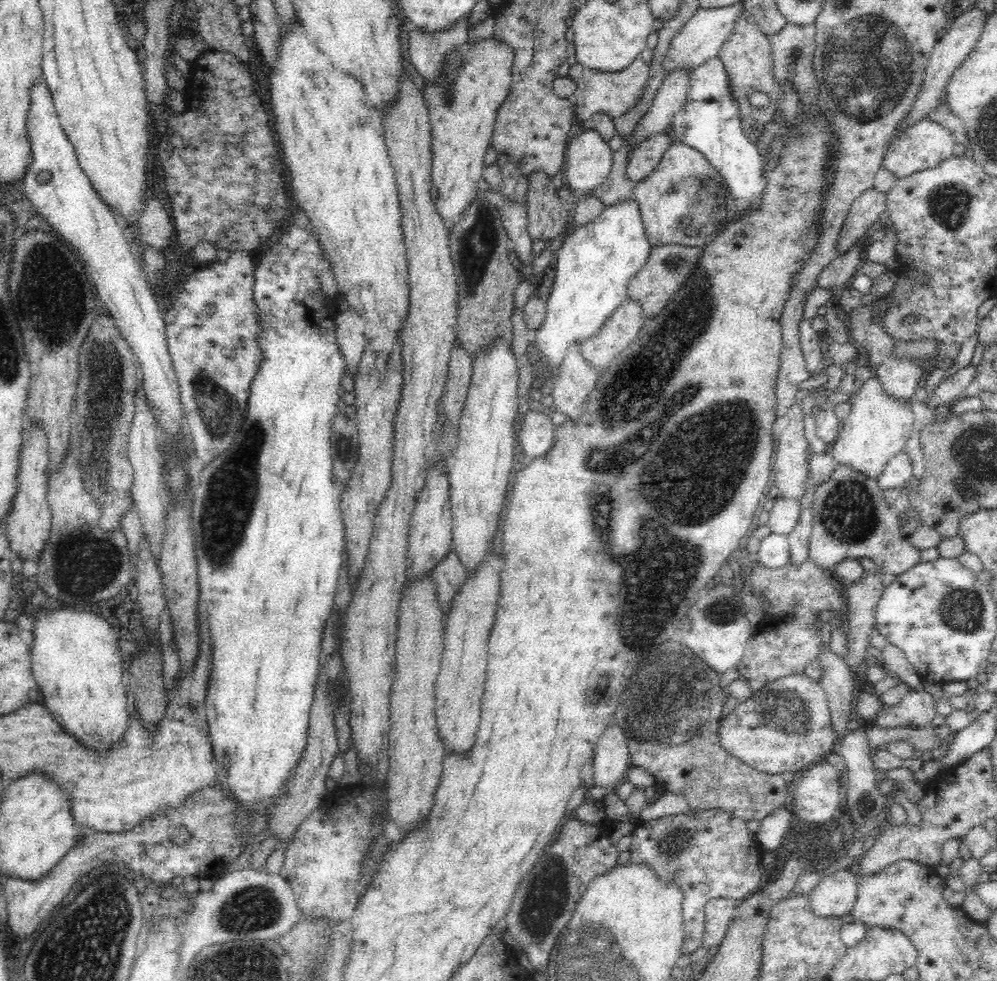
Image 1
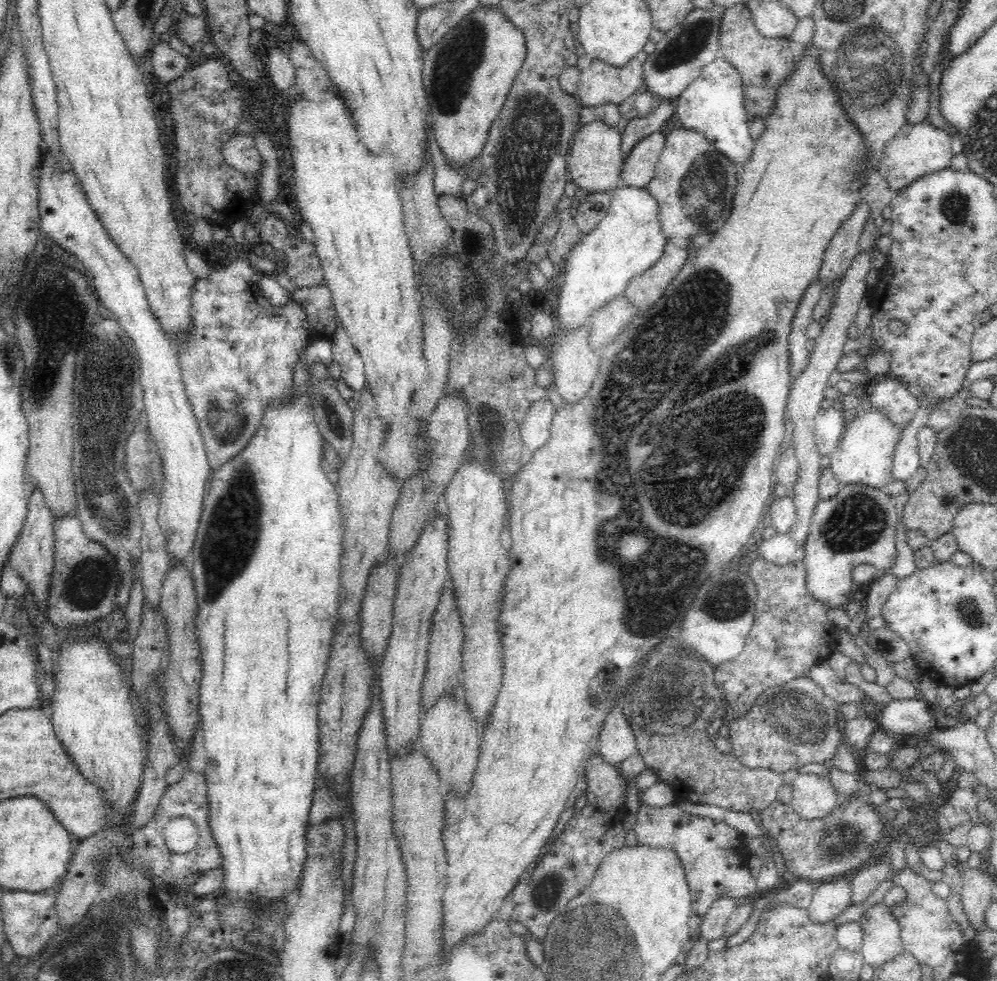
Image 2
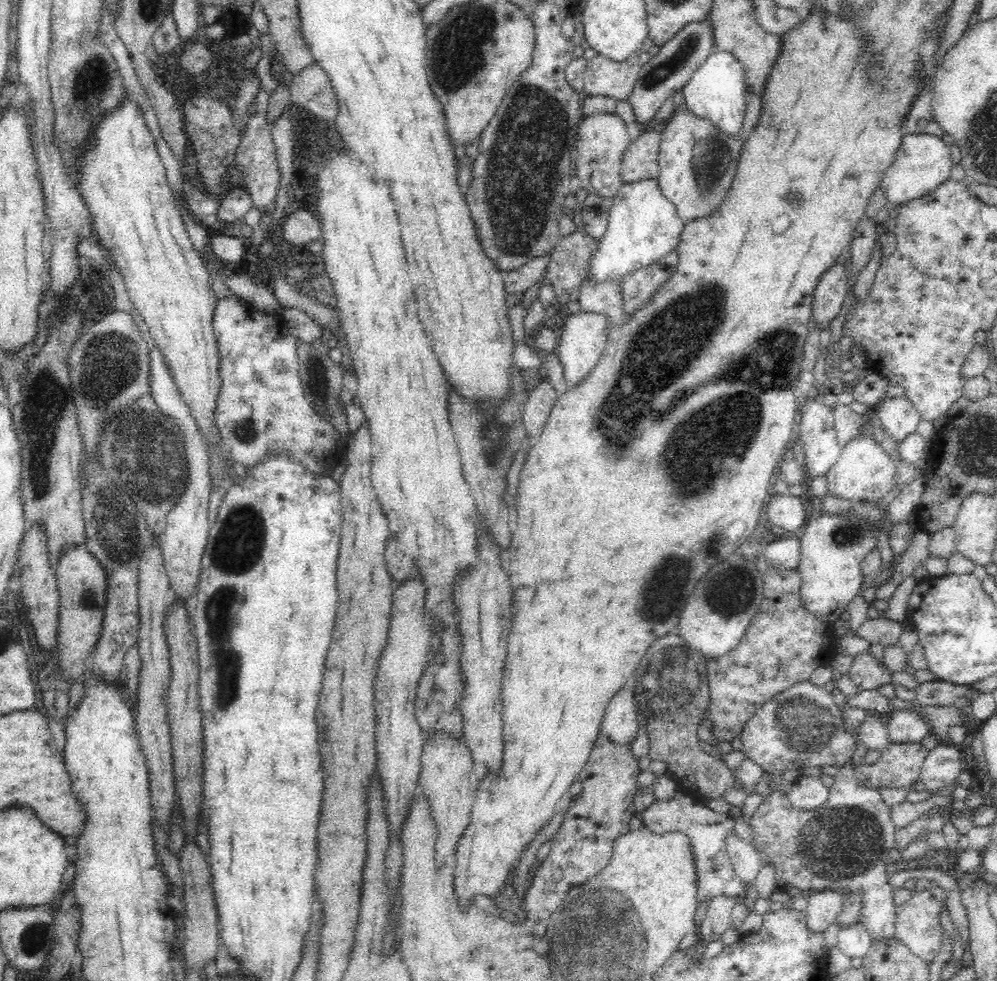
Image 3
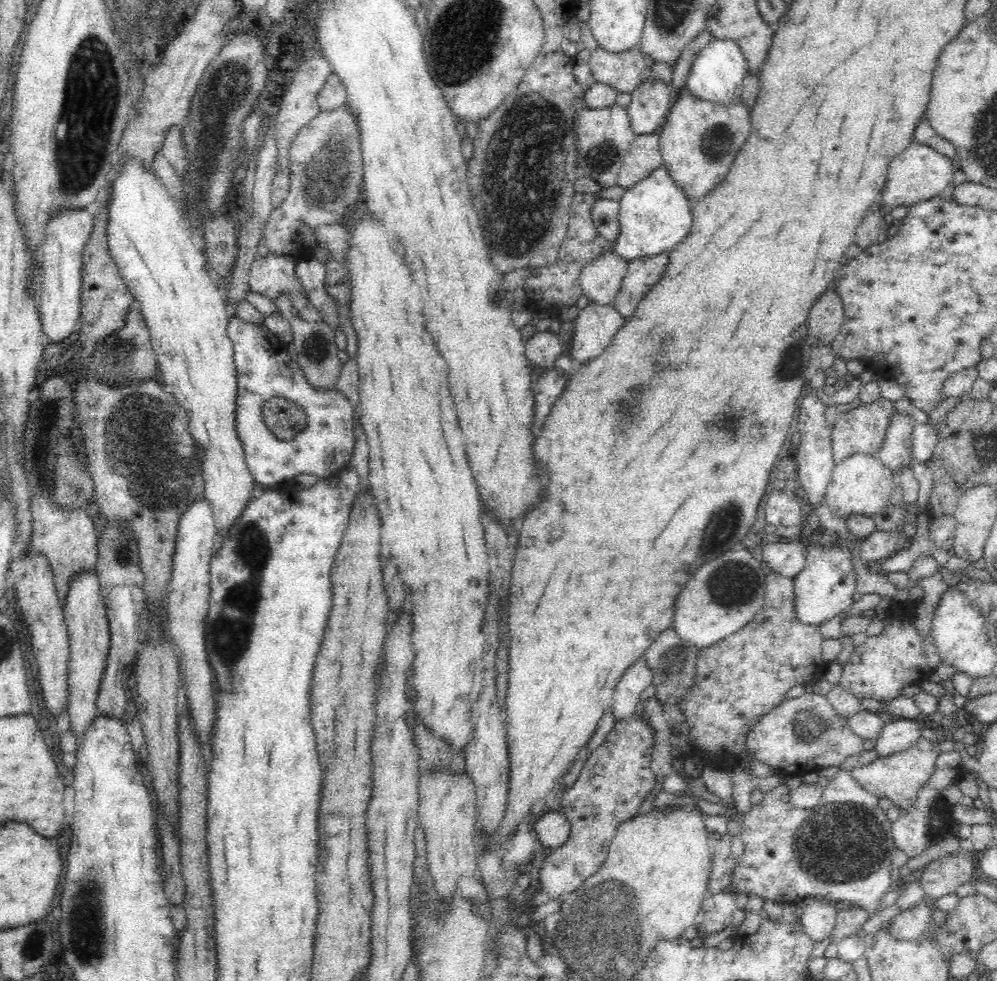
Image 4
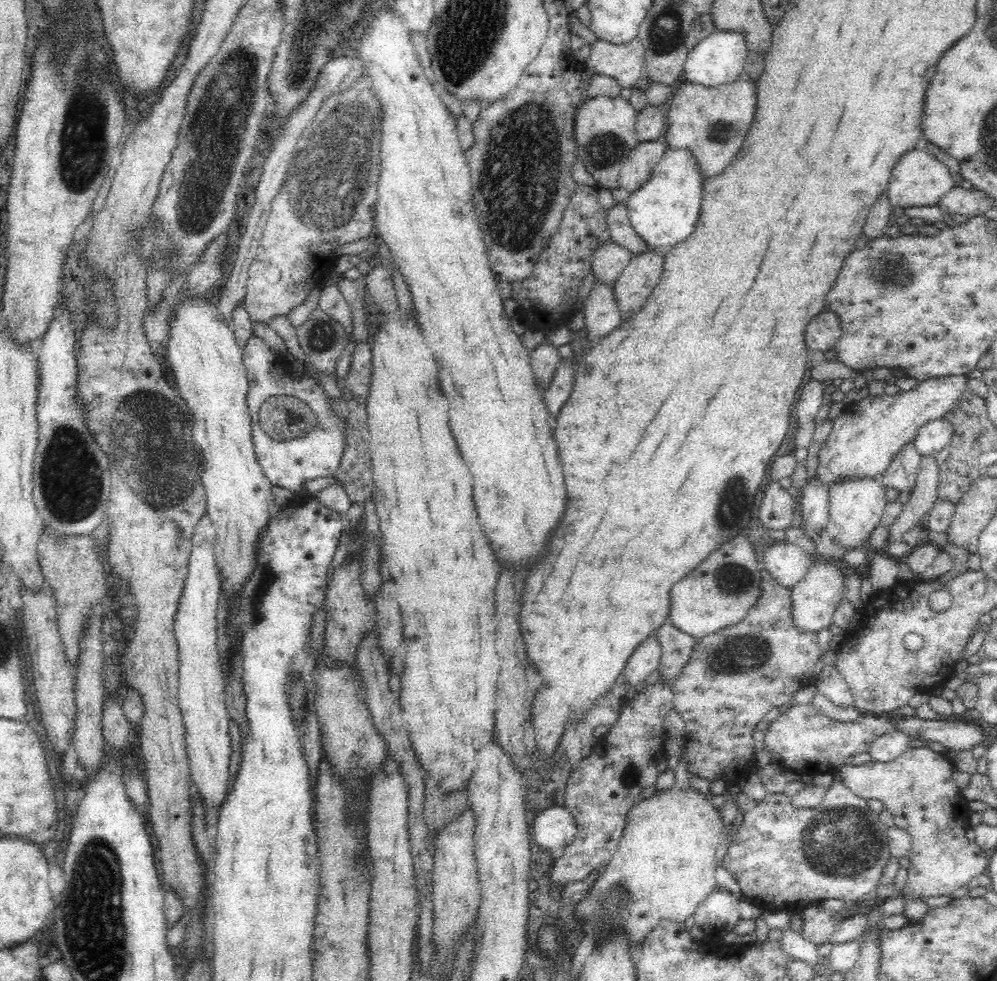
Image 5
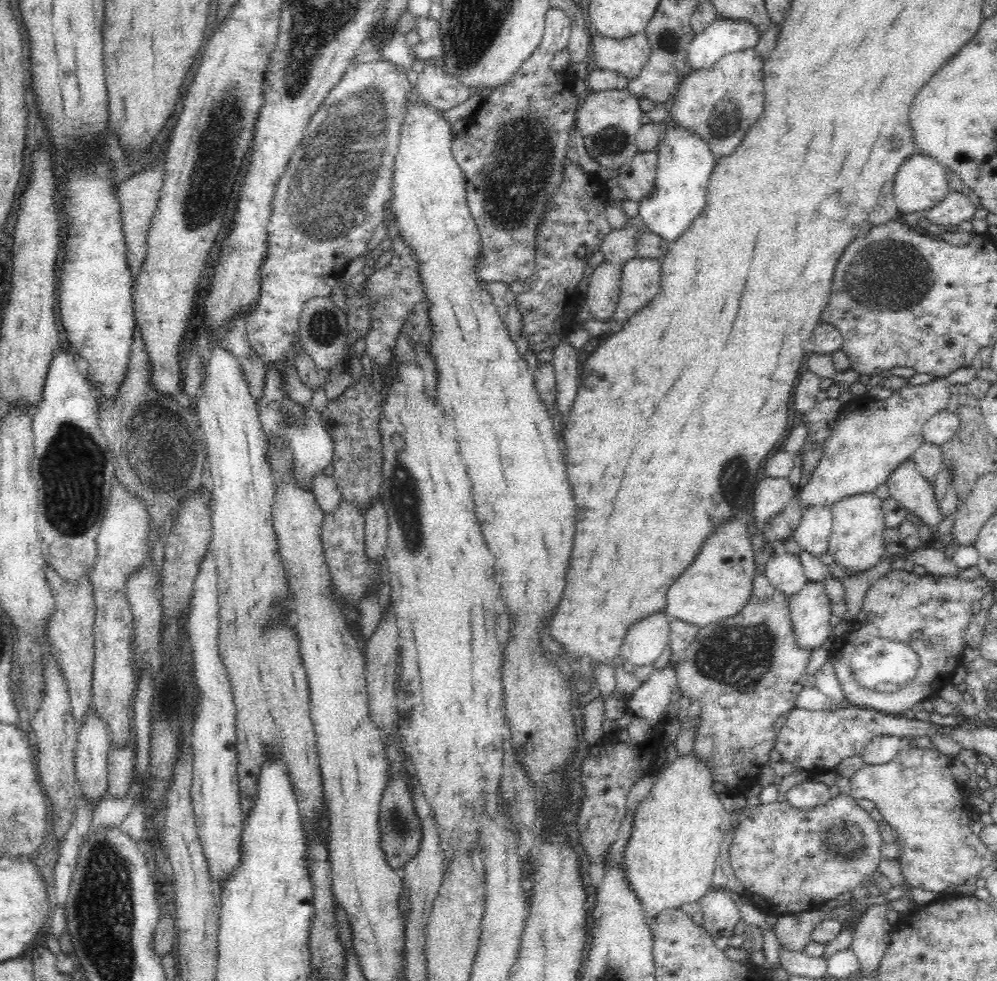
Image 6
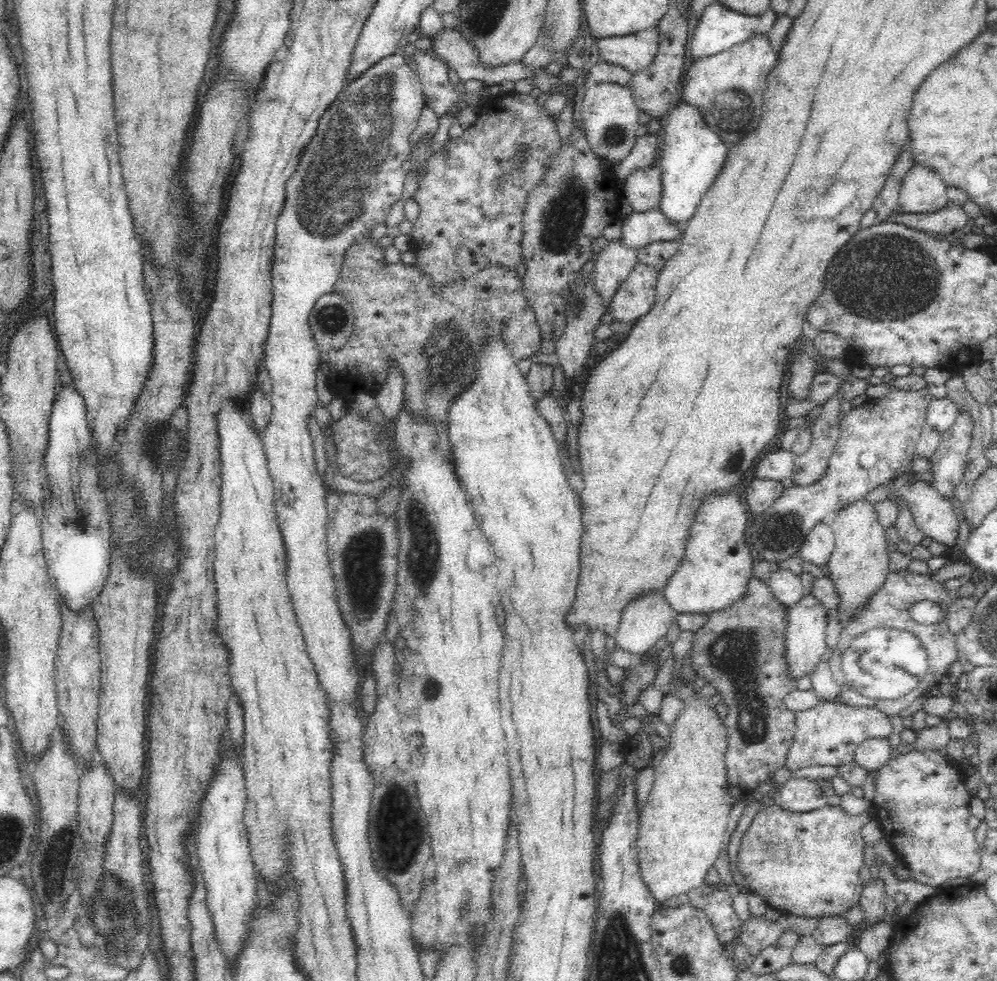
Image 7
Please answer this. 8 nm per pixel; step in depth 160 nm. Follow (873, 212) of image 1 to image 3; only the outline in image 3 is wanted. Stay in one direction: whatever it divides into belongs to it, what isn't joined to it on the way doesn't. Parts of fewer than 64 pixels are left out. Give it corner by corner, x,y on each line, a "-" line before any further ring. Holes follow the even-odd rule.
836,261
826,268
814,289
813,314
820,332
829,331
830,321
840,312
846,298
848,285
848,262

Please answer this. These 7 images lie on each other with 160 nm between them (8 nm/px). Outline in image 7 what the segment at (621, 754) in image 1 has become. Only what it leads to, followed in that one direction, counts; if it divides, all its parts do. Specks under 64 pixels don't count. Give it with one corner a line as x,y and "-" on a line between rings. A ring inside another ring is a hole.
663,591
648,593
634,599
622,611
615,634
616,646
643,656
664,636
673,624
674,610

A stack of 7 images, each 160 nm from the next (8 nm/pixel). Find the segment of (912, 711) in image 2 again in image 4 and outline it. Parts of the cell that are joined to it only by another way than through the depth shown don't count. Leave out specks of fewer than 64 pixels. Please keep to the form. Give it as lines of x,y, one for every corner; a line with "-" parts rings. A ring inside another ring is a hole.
902,718
885,724
875,745
880,757
890,756
902,750
908,750
921,737
919,718

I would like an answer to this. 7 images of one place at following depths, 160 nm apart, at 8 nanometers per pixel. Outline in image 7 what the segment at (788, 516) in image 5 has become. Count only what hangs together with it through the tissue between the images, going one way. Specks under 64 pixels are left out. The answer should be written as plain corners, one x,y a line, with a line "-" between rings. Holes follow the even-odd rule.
753,478
752,484
746,487
744,495
747,498
747,507
755,515
760,515
768,510
786,488
780,481

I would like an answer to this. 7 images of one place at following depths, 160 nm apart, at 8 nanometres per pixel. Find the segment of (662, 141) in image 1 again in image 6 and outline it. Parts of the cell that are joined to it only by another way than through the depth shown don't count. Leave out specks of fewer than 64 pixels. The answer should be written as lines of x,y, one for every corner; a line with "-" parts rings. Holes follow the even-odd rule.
640,150
619,168
617,187
625,197
638,202
650,194
656,178
657,160
656,150

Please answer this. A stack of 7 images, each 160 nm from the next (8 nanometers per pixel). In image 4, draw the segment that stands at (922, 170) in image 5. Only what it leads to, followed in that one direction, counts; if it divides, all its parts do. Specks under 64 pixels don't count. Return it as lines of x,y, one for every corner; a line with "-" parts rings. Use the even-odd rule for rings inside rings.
913,140
900,154
897,154
888,165
886,182
880,194
880,201
886,206
912,206
920,202
939,196
946,186
952,182
956,170
950,158
940,154
934,147

